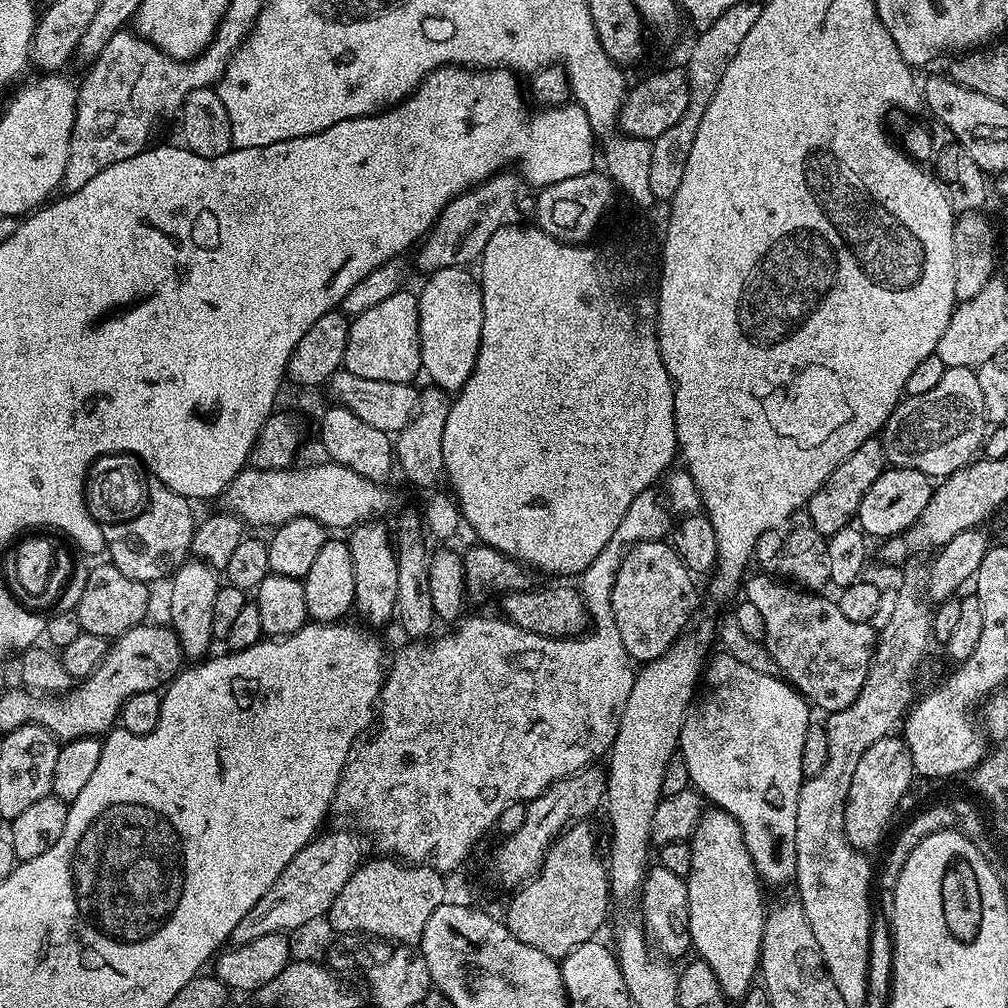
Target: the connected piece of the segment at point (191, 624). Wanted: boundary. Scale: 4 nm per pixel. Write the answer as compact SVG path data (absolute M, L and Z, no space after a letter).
M189 558L172 573L170 583L172 583L172 593L168 596L168 616L172 619L170 627L176 633L185 657L192 662L199 661L209 655L208 647L214 644L212 634L214 598L218 598L218 590L222 587L221 577L211 564Z

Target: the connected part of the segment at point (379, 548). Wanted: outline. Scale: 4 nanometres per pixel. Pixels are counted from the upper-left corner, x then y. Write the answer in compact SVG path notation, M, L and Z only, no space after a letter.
M361 522L347 533L346 539L350 558L354 558L355 611L360 611L359 619L365 625L384 624L397 615L398 562L393 537L380 522Z

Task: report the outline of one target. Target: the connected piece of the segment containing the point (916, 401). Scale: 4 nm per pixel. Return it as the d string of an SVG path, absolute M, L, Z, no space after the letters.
M945 368L942 379L927 394L901 399L888 421L884 423L878 439L884 447L885 461L891 467L909 468L933 478L943 478L954 474L960 468L967 468L972 463L984 442L984 424L986 425L986 417L982 402L982 386L978 386L976 369Z

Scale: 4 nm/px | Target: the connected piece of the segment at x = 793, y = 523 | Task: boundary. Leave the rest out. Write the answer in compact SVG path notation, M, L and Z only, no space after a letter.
M805 511L795 512L784 523L780 523L778 526L774 526L771 530L766 530L766 533L762 534L758 542L756 543L756 550L754 558L756 562L759 562L759 569L777 579L797 584L799 587L808 589L812 592L821 591L824 584L827 585L830 582L829 578L829 566L826 561L827 541L815 526L810 522L809 516Z

